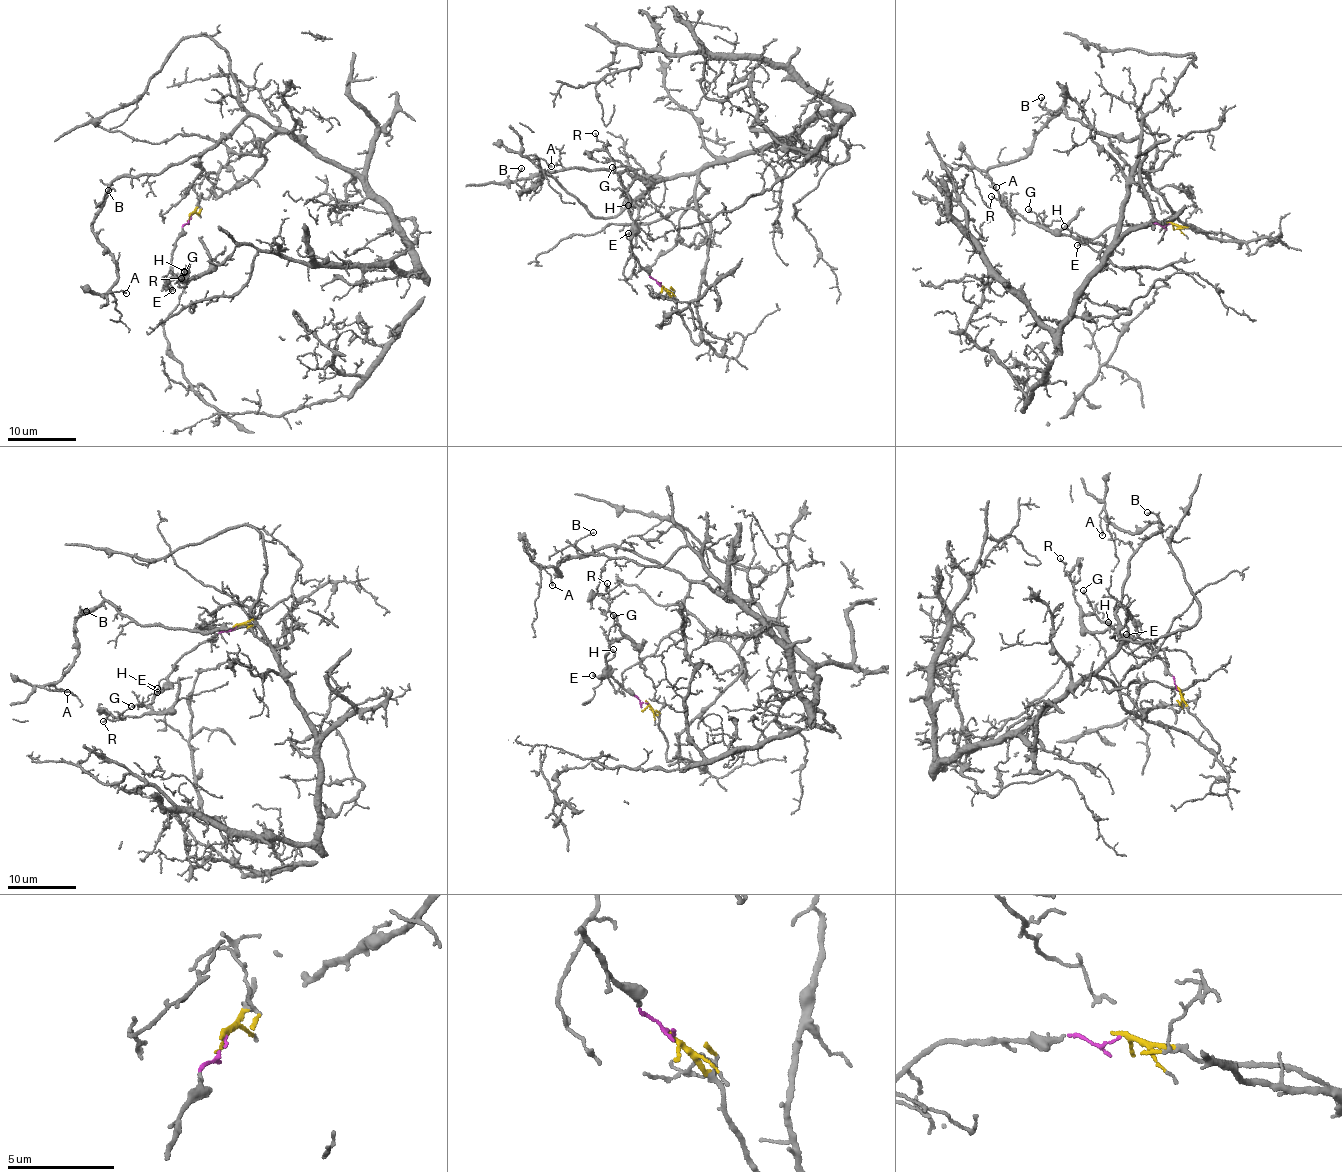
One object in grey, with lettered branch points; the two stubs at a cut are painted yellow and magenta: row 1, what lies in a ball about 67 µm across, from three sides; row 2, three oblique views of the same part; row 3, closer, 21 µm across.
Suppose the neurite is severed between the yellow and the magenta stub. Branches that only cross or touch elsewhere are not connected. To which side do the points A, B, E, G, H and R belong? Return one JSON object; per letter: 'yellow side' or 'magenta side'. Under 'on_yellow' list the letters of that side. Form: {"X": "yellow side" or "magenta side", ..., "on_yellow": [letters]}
{"A": "yellow side", "B": "yellow side", "E": "magenta side", "G": "magenta side", "H": "magenta side", "R": "magenta side", "on_yellow": ["A", "B"]}

